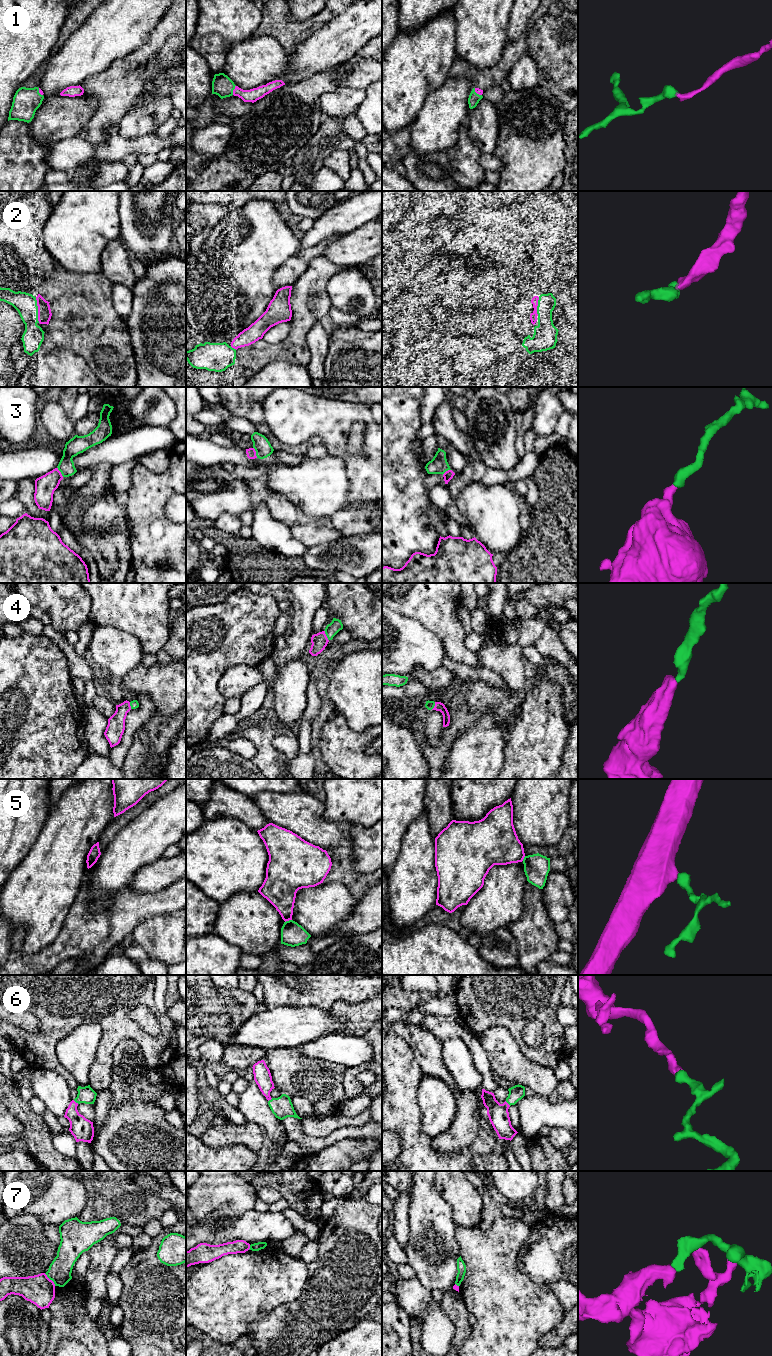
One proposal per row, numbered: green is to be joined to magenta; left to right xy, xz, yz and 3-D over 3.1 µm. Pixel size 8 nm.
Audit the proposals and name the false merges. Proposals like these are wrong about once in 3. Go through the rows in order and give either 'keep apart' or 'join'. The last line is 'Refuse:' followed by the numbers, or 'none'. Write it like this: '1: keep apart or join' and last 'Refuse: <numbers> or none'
1: join
2: join
3: join
4: join
5: keep apart
6: join
7: keep apart
Refuse: 5, 7

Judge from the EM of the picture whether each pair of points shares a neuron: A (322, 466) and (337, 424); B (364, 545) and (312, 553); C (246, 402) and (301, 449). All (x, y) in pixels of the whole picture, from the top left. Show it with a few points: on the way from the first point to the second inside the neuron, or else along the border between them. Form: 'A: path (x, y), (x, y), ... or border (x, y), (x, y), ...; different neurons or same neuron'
A: border (328, 454), (340, 457), (344, 462), (346, 470); different neurons
B: path (351, 557), (325, 561); same neuron
C: path (256, 418), (266, 432), (279, 445), (285, 447); same neuron

